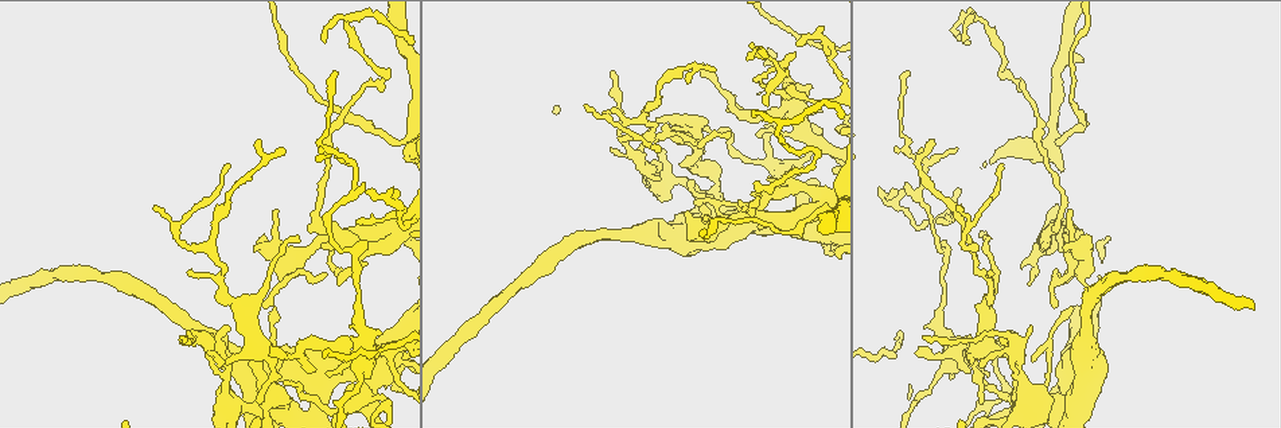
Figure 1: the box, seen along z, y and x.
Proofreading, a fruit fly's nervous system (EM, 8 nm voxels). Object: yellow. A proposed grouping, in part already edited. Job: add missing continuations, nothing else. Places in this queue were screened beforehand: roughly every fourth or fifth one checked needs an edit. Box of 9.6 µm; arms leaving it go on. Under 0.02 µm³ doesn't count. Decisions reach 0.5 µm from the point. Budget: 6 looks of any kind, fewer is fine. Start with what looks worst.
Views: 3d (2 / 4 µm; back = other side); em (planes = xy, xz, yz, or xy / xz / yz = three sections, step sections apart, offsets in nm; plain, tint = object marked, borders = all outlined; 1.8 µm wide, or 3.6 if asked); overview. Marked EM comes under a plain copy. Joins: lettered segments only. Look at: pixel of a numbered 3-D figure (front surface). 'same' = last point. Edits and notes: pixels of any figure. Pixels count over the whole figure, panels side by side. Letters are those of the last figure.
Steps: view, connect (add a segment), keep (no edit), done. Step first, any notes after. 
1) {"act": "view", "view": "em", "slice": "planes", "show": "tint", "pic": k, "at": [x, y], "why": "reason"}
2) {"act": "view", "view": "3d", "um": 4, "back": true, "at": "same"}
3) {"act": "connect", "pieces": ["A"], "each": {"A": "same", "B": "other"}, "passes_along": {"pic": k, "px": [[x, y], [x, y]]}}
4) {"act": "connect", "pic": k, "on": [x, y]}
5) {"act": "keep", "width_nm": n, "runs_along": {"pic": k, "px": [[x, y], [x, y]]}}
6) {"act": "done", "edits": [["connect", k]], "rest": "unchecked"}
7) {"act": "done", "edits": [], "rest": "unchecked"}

{"act": "view", "view": "em", "um": 3.6, "slice": "xz", "step": 8, "show": "borders", "pic": 1, "at": [354, 349], "why": "four arms meet"}

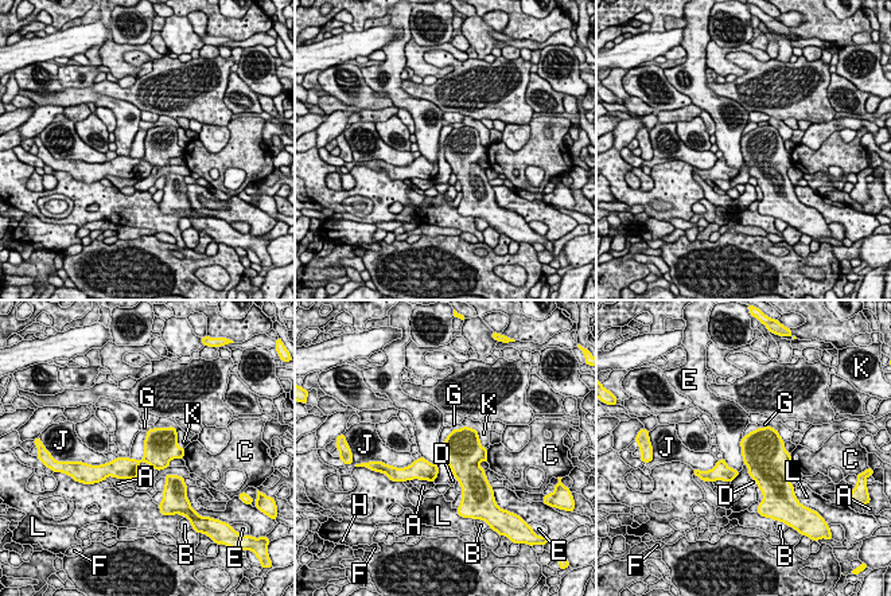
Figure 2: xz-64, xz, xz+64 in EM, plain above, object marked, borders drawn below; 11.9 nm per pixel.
{"act": "keep", "width_nm": 320, "each": {"A": "other", "B": "other", "C": "other", "D": "other", "E": "other", "F": "other", "G": "other", "H": "other", "J": "other", "K": "other", "L": "other"}, "border": {"pic": 2, "px": [[742, 436], [740, 445], [744, 463]]}, "found": "none of them fits"}

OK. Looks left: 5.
{"act": "view", "view": "em", "slice": "yz", "step": 16, "show": "borders", "pic": 1, "at": [255, 252], "why": "free end"}

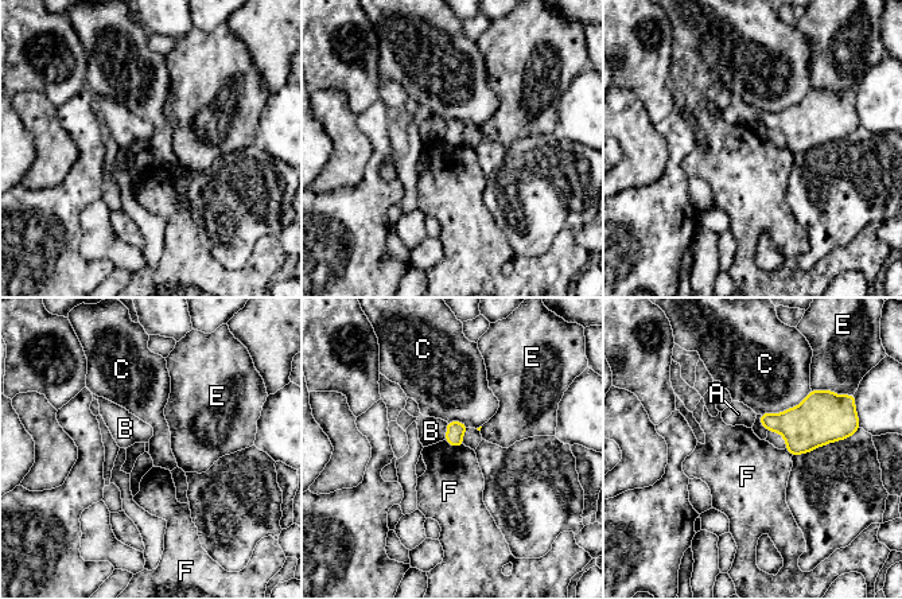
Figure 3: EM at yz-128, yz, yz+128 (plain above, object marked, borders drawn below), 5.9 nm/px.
{"act": "keep", "longest_contact_nm": ["C", 340], "each": {"A": "other", "B": "other", "C": "other", "E": "other", "F": "other"}, "found": "no lettered segment goes on from it"}

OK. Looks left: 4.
{"act": "view", "view": "em", "slice": "xy", "step": 4, "show": "tint", "pic": 1, "at": [767, 101], "why": "thin end"}

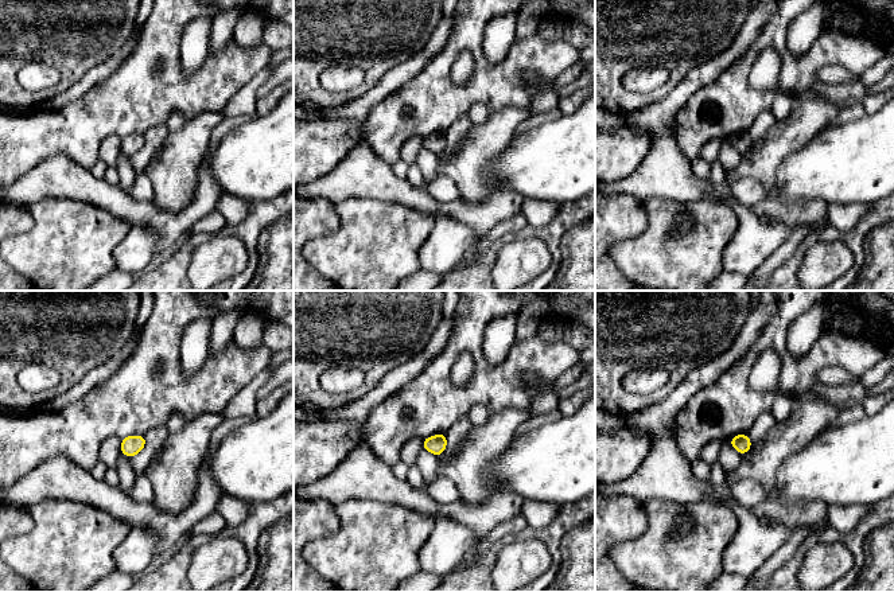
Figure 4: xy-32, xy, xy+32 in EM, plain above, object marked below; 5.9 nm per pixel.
{"act": "view", "view": "em", "slice": "planes", "show": "borders", "at": "same", "why": "another direction"}

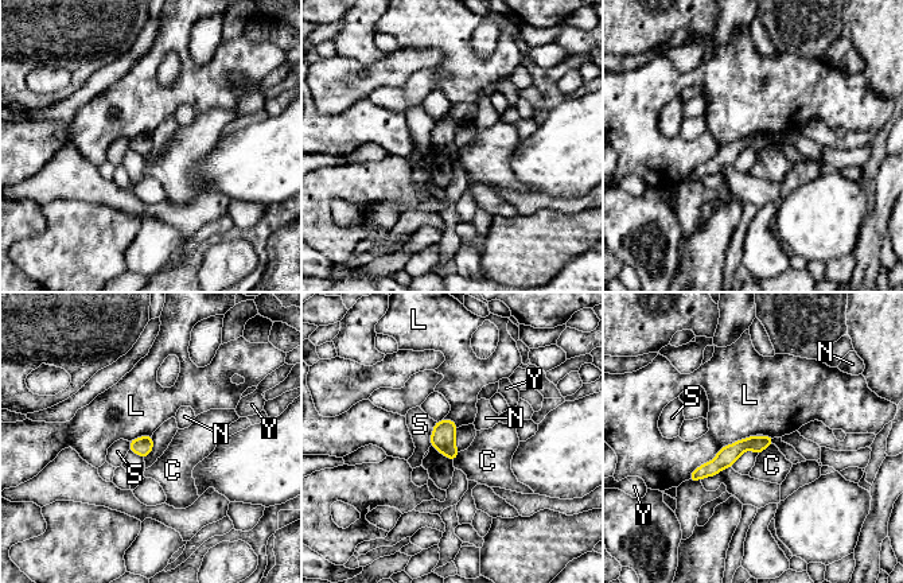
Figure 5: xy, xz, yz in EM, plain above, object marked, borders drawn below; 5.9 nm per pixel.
{"act": "keep", "each": {"C": "other", "L": "other", "N": "other", "S": "other", "Y": "other"}, "runs_along": {"pic": 5, "px": [[769, 439], [746, 443], [693, 477]]}, "found": "none of them fits"}

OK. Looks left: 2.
{"act": "done", "edits": [], "rest": "unchecked"}

